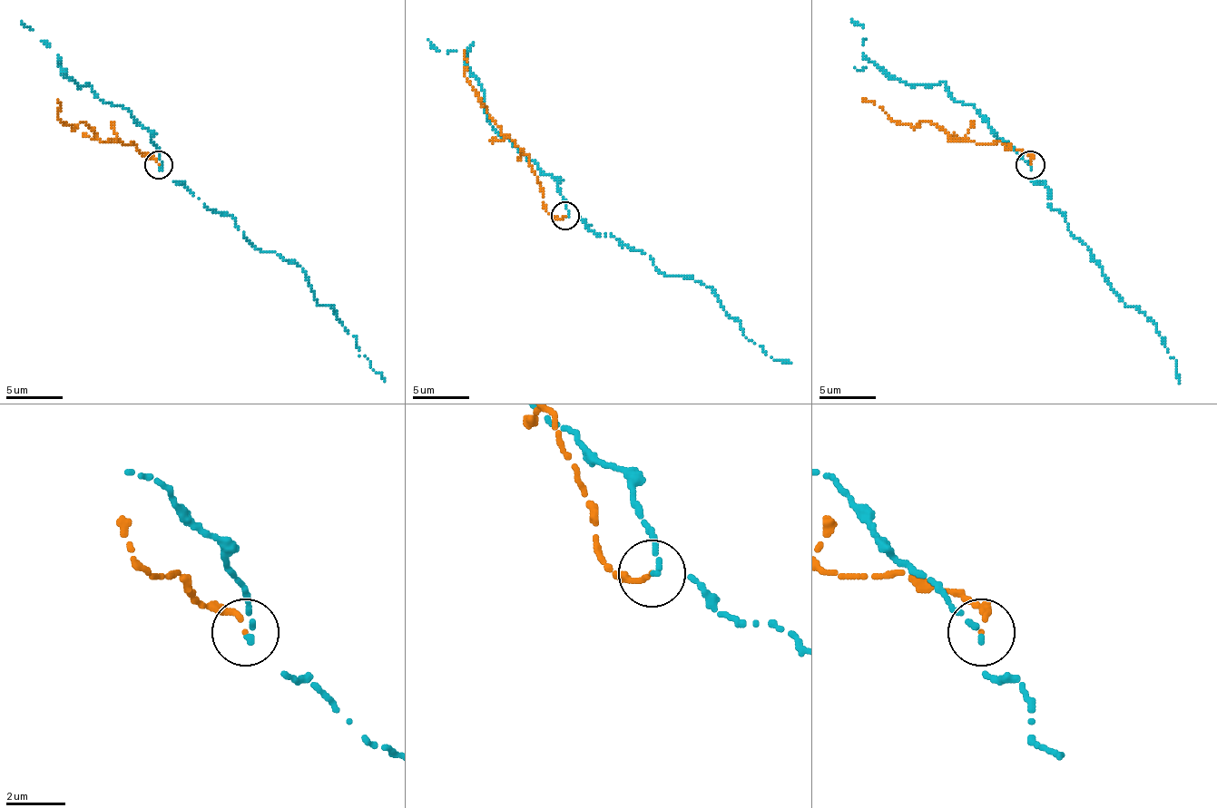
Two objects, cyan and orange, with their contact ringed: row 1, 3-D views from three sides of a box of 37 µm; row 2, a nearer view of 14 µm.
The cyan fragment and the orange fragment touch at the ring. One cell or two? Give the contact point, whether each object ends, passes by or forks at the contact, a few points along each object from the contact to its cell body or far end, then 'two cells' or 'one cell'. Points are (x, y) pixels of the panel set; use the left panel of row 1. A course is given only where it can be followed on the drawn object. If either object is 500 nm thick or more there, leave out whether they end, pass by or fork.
at (158, 165); cyan ends there; orange ends there; cyan runs (159, 167), (235, 220), (258, 248), (294, 260), (314, 299), (328, 305), (356, 338), (358, 355), (384, 381); orange runs (159, 164), (140, 153), (133, 141), (103, 141), (83, 122), (74, 128), (66, 125), (58, 116), (58, 100); two cells

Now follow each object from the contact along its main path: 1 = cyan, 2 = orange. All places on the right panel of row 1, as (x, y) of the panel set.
1: (1031, 167), (1031, 181), (1048, 189), (1048, 204), (1091, 249), (1111, 289), (1156, 326), (1176, 360), (1179, 383)
2: (1031, 164), (1034, 158), (1008, 150), (999, 141), (951, 141), (928, 121), (911, 127), (899, 124), (863, 99)

